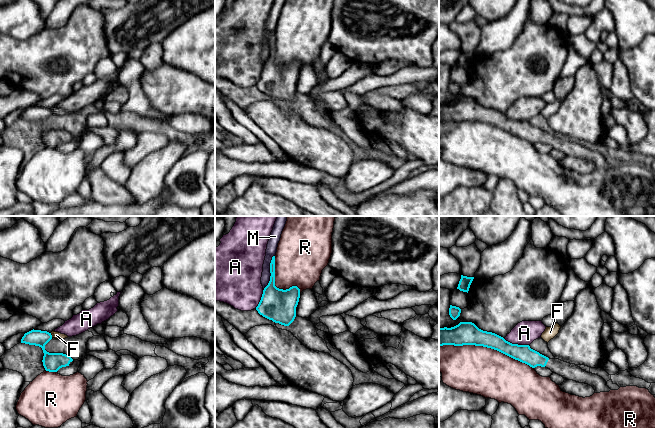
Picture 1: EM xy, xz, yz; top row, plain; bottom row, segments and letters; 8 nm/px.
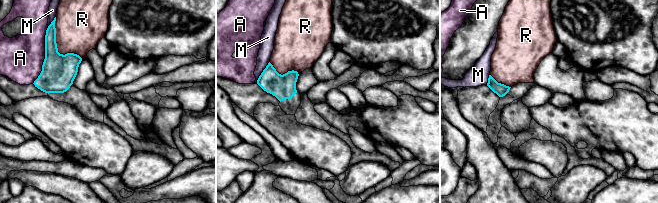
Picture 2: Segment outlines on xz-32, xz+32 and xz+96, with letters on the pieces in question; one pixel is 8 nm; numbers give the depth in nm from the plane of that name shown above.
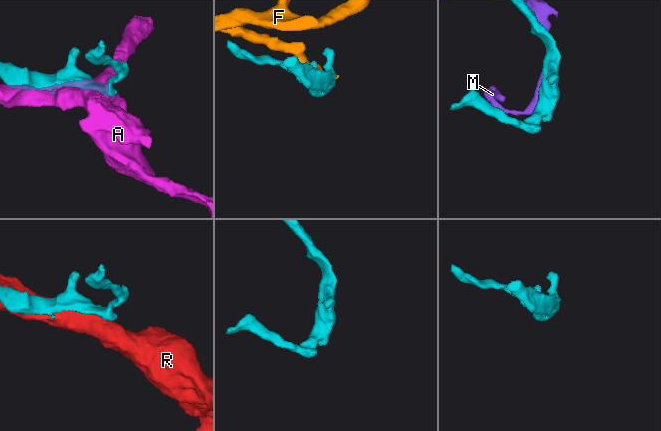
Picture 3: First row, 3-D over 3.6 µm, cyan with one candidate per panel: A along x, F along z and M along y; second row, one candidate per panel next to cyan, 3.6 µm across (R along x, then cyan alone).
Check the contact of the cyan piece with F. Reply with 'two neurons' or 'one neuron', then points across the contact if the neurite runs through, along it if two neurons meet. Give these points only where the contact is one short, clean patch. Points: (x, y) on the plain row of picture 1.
two neurons; border xy (50, 109), (52, 113)

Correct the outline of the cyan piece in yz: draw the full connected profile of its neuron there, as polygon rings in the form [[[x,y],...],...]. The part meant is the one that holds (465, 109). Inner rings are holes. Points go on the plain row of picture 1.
[[[460,98],[451,104],[439,104],[439,122],[443,121],[475,121],[491,124],[532,144],[546,143],[565,156],[588,160],[594,164],[595,169],[611,166],[606,161],[606,157],[598,151],[588,149],[575,140],[555,134],[550,135],[531,125],[529,121],[512,120],[495,109],[479,105],[472,98]]]

